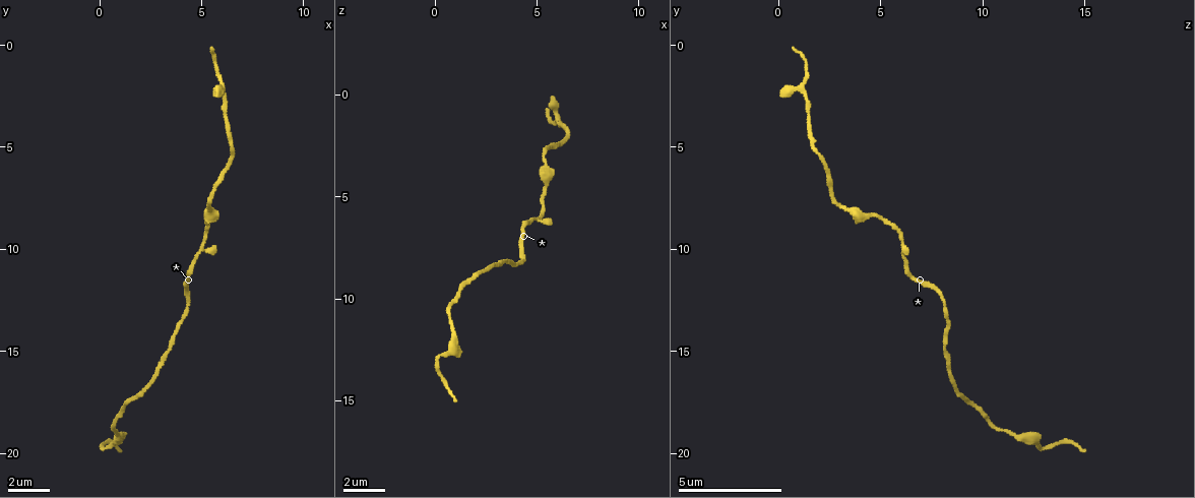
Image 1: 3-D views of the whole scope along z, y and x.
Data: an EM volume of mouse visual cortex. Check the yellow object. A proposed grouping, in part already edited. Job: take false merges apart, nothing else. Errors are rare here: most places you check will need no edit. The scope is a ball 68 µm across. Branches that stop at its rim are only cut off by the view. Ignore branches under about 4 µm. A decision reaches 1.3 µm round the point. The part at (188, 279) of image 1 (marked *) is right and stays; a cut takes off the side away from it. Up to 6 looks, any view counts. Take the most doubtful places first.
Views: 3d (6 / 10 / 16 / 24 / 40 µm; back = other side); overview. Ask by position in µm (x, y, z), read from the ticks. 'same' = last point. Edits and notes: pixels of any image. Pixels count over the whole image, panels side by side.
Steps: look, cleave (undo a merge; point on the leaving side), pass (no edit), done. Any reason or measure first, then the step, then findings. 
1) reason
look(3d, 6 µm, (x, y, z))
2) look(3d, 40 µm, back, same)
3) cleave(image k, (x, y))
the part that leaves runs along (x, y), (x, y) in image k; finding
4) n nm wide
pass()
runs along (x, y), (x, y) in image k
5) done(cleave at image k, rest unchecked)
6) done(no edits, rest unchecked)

sudden change in width
look(3d, 10 µm, (6.1, 2.0, 1.3))

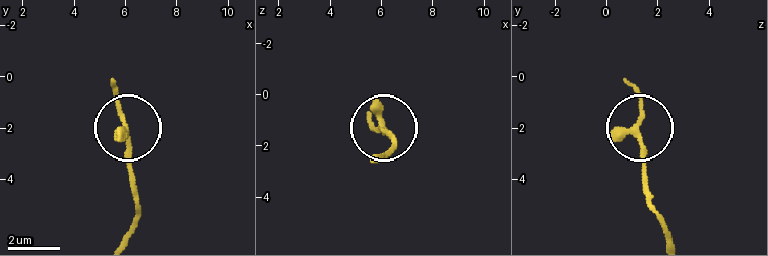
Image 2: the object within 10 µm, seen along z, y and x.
pass()
runs along (669, 234), (645, 181), (639, 131) in image 2; one neuron here

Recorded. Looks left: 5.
sudden change in width
look(3d, 10 µm, (5.4, 7.8, 3.0))

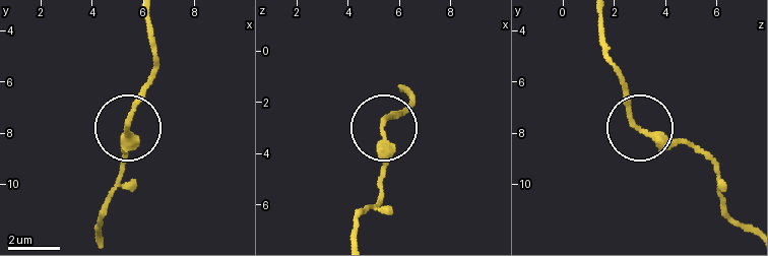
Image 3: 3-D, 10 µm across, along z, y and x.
pass()
runs along (101, 220), (120, 171), (138, 91), (151, 74) in image 3; continuous, no second neuron

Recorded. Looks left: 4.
thick turns thin
look(3d, 10 µm, (4.4, 12.8, 8.2))

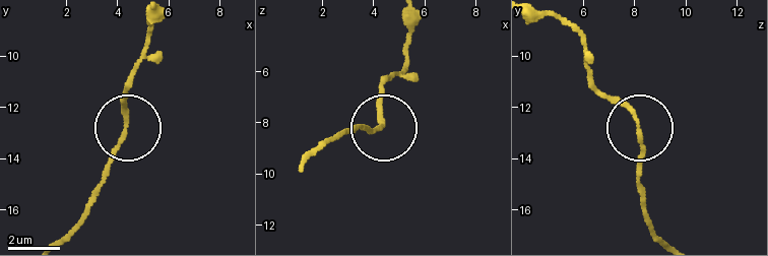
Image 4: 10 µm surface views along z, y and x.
pass()
one neuron here

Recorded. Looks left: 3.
done(no edits, rest unchecked)

